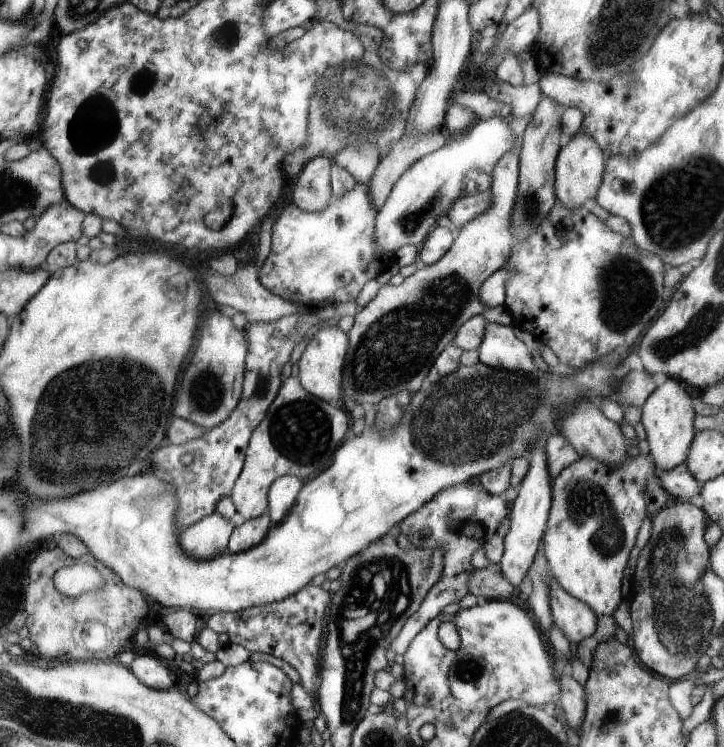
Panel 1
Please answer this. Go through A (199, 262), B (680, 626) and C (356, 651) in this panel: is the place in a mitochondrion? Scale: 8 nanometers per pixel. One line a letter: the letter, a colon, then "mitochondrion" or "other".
A: other
B: mitochondrion
C: mitochondrion

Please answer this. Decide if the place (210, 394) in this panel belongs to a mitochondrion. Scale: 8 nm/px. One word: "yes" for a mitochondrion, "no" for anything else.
yes

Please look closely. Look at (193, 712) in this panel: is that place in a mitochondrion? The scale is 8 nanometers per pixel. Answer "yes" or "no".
no

